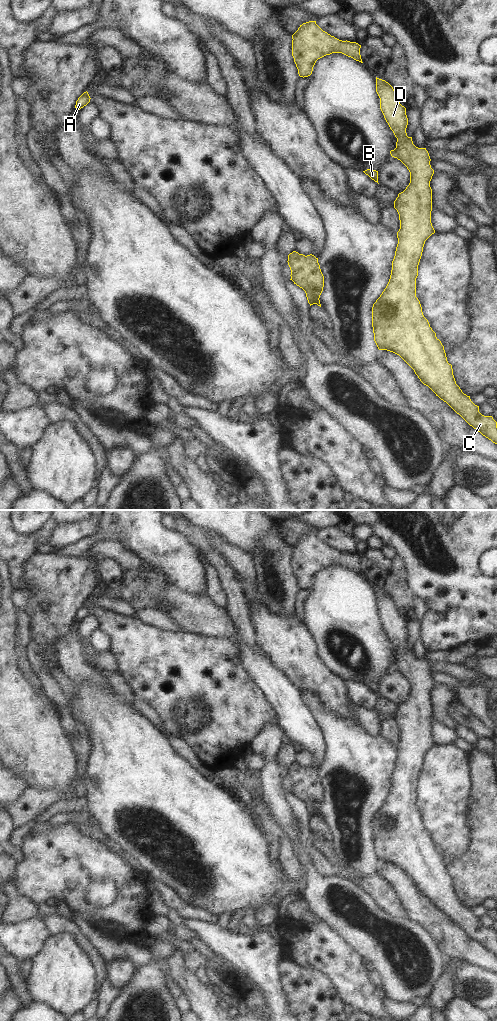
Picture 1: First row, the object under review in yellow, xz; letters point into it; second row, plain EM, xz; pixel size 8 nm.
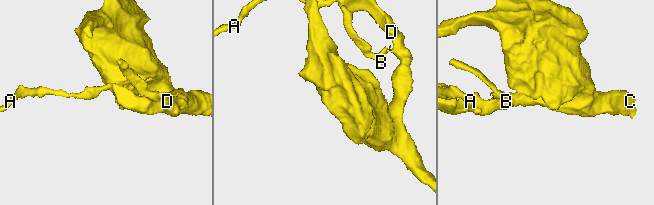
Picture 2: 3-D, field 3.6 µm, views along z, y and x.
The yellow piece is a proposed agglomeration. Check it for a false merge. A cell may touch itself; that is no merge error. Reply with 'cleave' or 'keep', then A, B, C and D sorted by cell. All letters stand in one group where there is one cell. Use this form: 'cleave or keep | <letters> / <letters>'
cleave | A C D / B

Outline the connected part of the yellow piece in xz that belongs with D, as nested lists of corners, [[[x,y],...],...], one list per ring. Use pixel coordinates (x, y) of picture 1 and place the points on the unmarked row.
[[[376,589],[376,604],[380,610],[380,621],[384,630],[397,650],[396,670],[409,682],[410,695],[394,713],[394,720],[400,732],[400,741],[397,744],[398,756],[389,794],[372,819],[374,853],[379,862],[387,862],[399,867],[436,908],[446,914],[470,938],[497,956],[497,934],[492,928],[482,927],[479,918],[475,917],[470,908],[464,906],[456,896],[444,858],[424,829],[420,813],[416,809],[416,790],[423,759],[425,753],[435,745],[431,735],[432,701],[430,699],[434,682],[430,677],[429,665],[426,660],[416,659],[412,649],[407,648],[406,620],[400,616],[393,599],[385,592]]]

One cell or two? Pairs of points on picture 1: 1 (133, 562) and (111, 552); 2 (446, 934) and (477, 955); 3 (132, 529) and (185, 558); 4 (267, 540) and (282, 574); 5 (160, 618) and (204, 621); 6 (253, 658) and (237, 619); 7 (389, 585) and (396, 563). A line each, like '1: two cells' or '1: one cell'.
1: one cell
2: one cell
3: one cell
4: one cell
5: two cells
6: two cells
7: one cell

